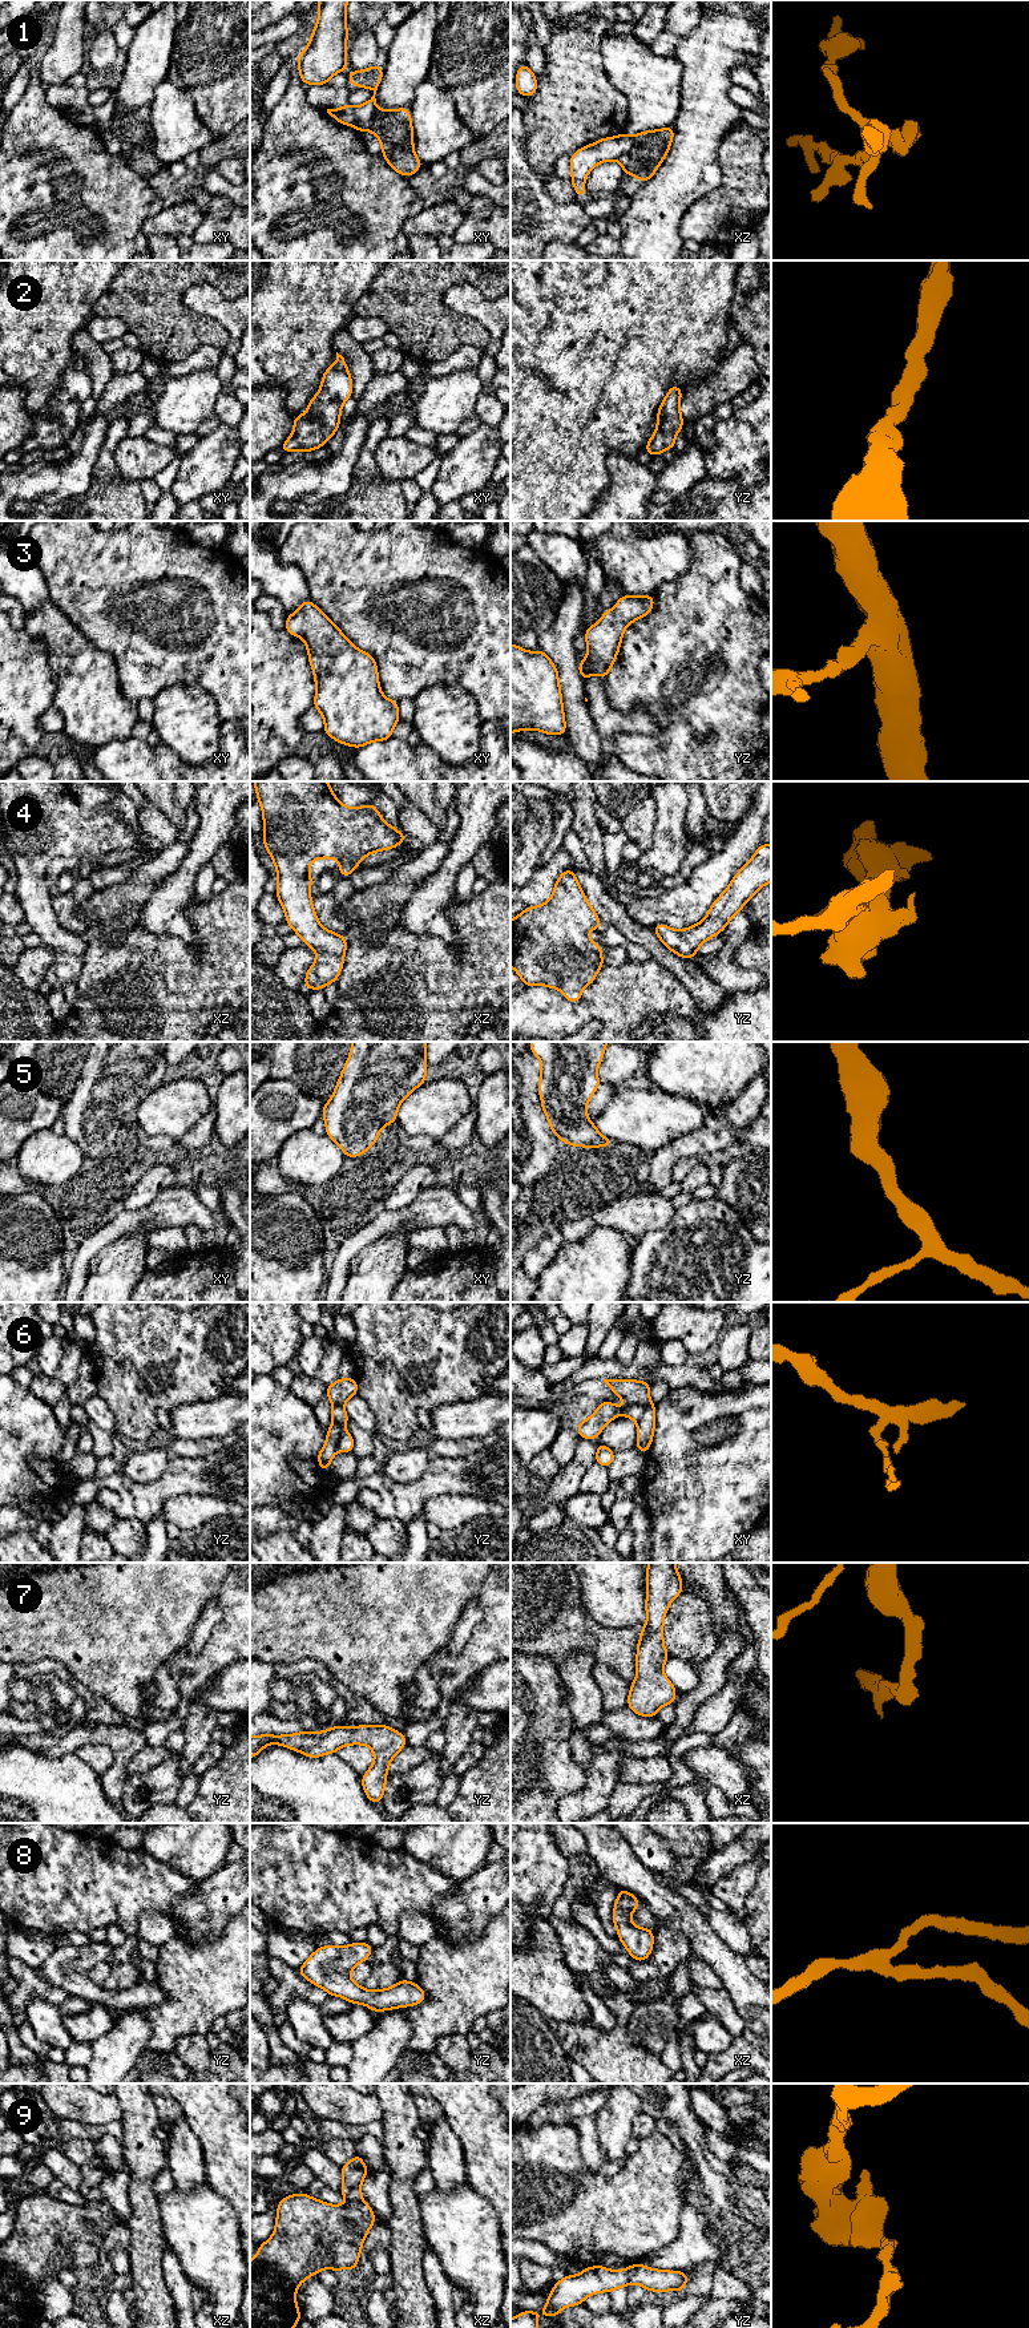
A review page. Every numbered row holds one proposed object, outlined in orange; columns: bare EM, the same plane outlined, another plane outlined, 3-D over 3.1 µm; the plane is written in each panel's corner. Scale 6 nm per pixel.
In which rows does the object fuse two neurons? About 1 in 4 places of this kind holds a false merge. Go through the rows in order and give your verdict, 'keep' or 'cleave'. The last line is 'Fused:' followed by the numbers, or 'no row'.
1: cleave
2: keep
3: keep
4: keep
5: keep
6: cleave
7: keep
8: keep
9: cleave
Fused: 1, 6, 9

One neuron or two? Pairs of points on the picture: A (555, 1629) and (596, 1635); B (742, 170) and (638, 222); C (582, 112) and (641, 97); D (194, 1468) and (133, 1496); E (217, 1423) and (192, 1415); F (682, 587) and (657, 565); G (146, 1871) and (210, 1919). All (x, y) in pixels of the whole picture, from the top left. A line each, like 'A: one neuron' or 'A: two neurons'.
A: one neuron
B: two neurons
C: two neurons
D: one neuron
E: one neuron
F: two neurons
G: two neurons

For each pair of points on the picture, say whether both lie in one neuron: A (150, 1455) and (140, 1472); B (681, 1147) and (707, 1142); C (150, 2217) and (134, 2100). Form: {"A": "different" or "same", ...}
{"A": "same", "B": "same", "C": "same"}

